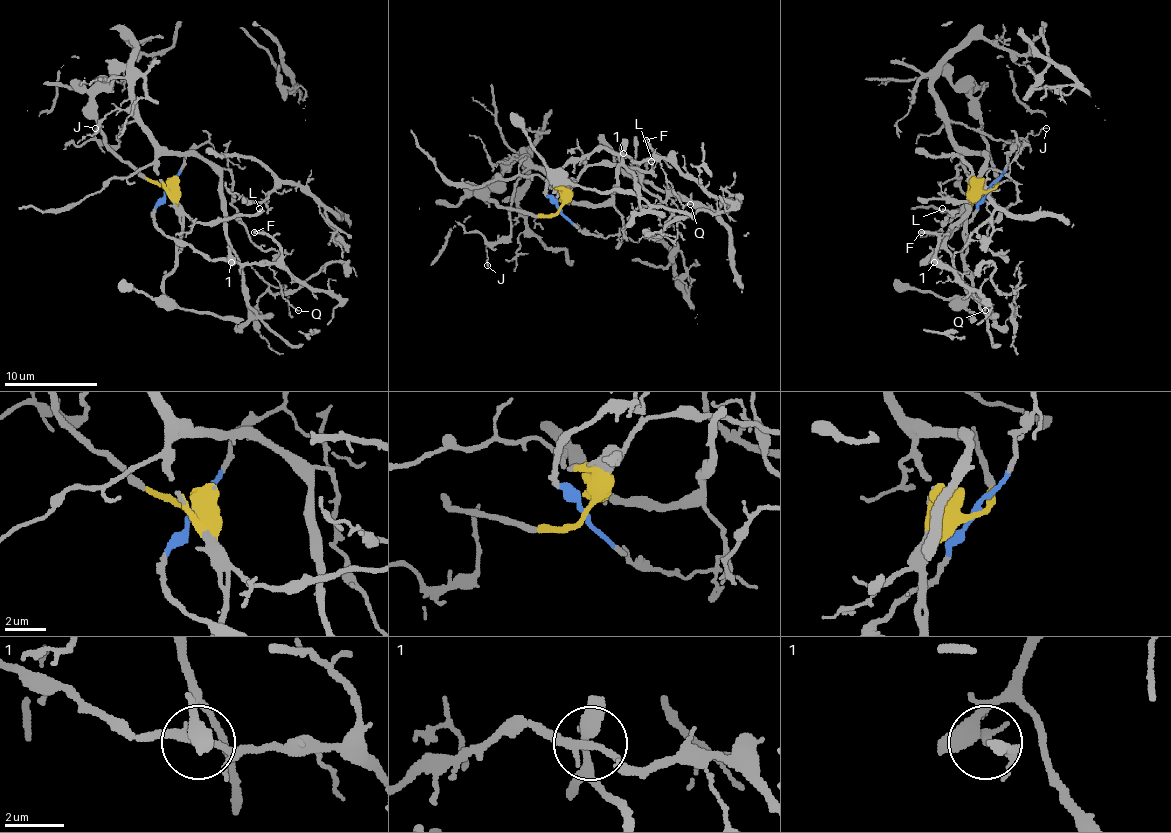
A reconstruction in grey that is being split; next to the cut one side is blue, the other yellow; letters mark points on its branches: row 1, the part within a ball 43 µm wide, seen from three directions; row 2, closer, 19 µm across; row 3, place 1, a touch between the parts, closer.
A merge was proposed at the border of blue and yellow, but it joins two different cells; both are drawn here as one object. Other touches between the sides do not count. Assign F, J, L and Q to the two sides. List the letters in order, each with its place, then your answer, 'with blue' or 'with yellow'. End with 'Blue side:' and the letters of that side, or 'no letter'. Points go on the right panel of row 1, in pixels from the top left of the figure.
F: place (921, 232); with blue
J: place (1046, 128); with yellow
L: place (942, 208); with yellow
Q: place (985, 310); with blue
Blue side: F, Q

